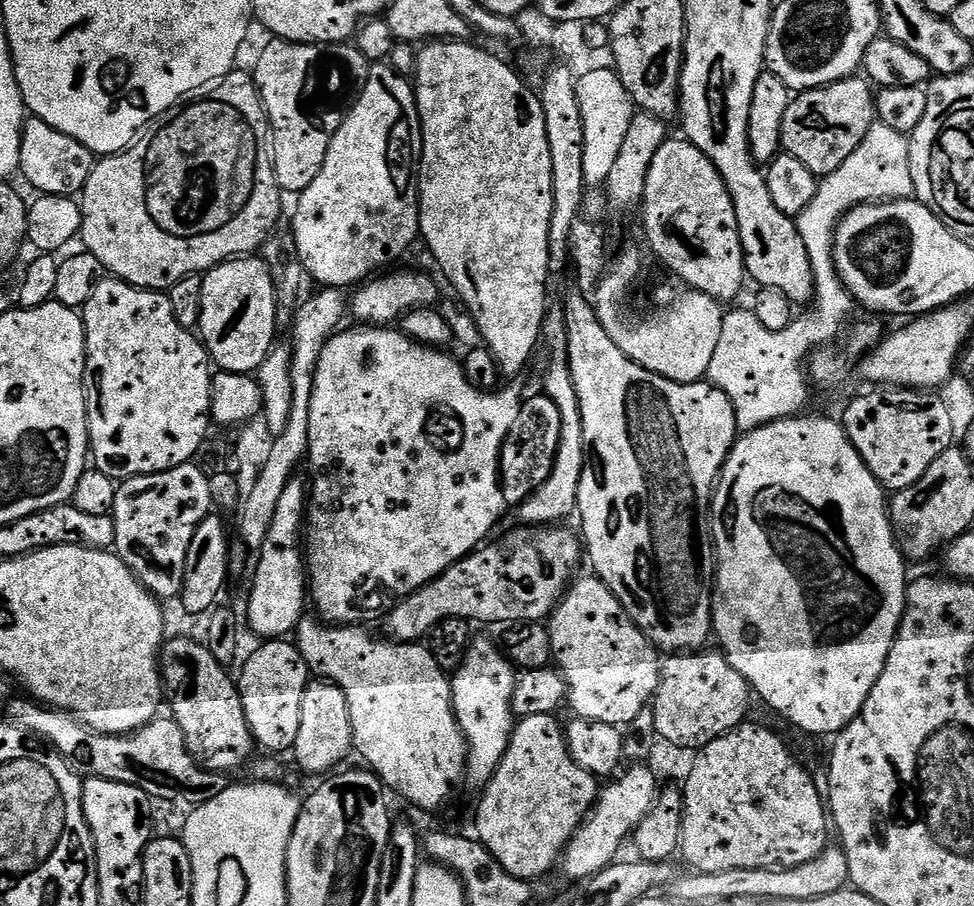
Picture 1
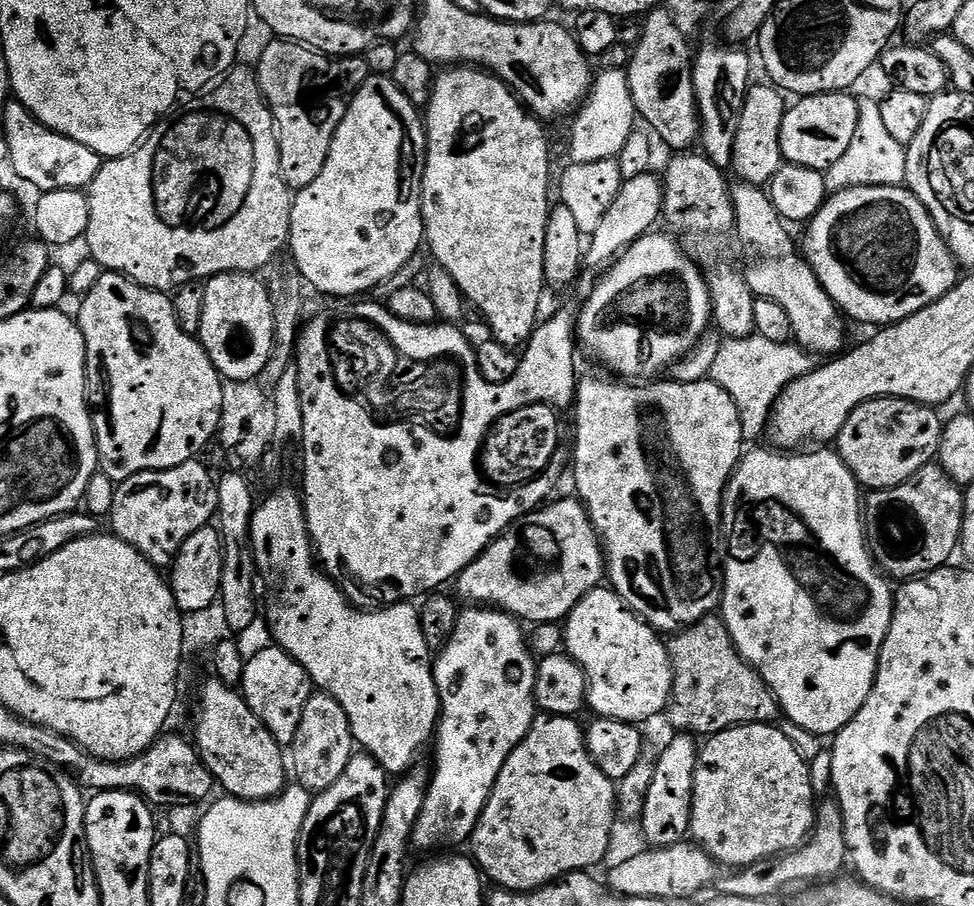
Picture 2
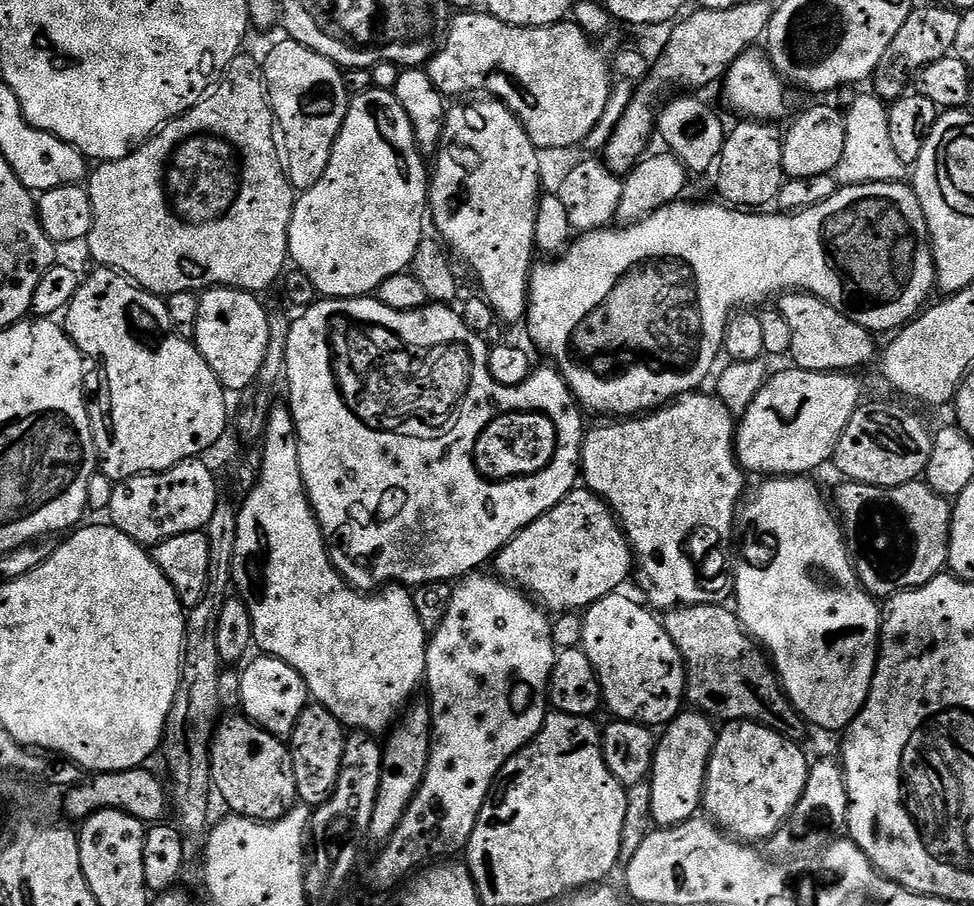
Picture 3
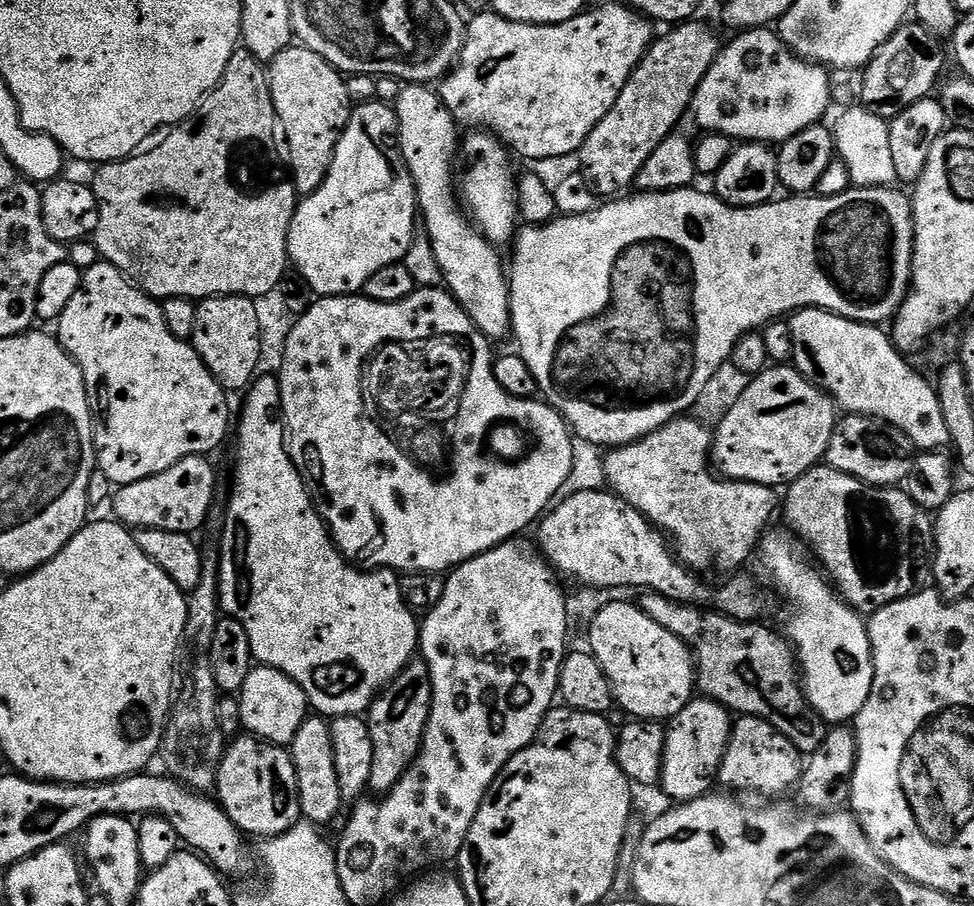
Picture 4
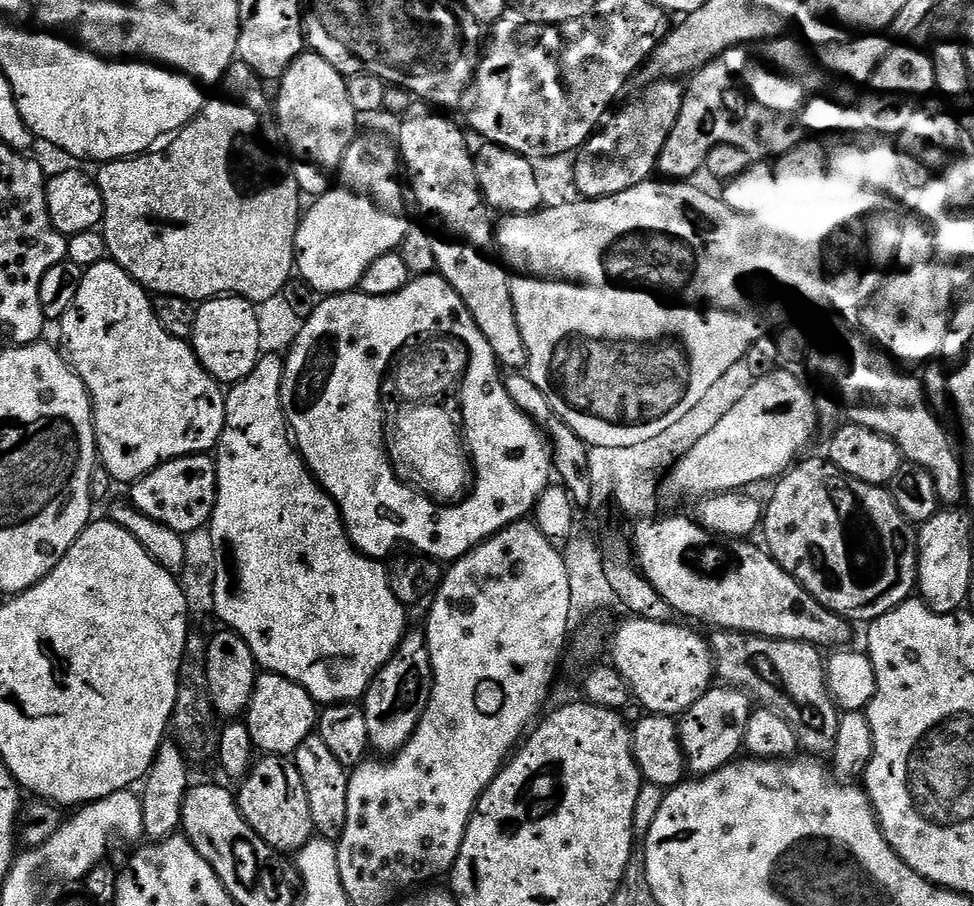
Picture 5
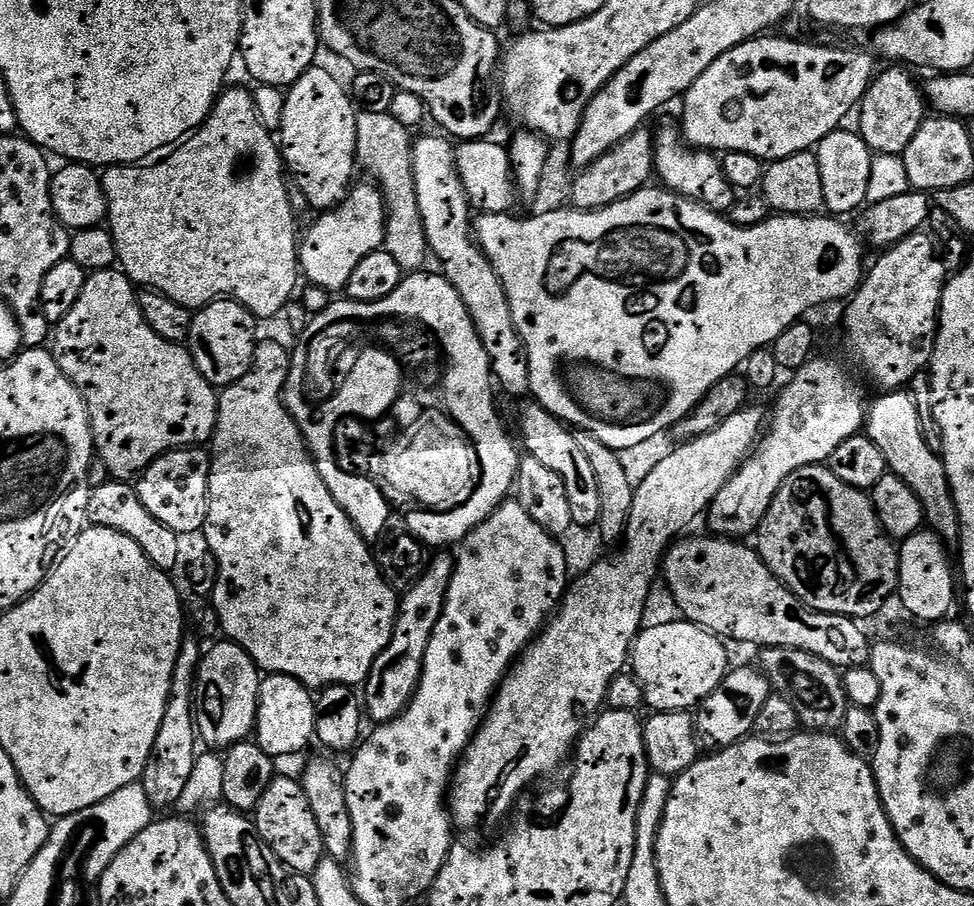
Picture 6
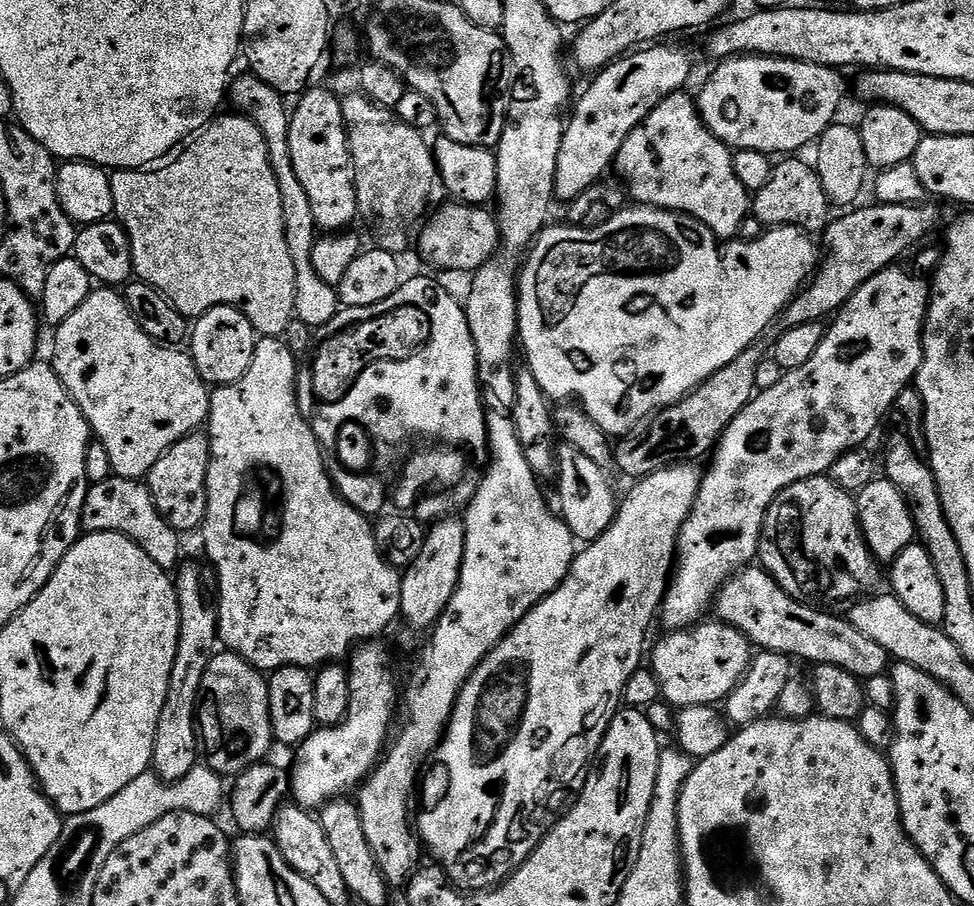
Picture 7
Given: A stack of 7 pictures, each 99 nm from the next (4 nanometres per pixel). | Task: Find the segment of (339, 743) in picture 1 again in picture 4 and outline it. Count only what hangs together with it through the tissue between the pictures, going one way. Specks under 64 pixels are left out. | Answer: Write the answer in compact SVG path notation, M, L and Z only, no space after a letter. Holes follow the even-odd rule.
M310 714L298 726L298 734L294 734L294 742L290 745L294 770L298 778L298 794L300 795L300 814L307 823L325 826L345 807L342 798L342 786L338 786L338 769L334 766L334 738L332 725L319 714Z

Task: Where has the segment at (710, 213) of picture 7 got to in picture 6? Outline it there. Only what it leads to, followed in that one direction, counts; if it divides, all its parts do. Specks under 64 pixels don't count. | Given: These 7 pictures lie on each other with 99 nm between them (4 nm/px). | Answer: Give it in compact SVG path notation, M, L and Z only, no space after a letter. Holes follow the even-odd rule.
M664 124L655 129L654 176L669 192L687 196L721 214L727 213L738 199L737 189L732 188L726 178L721 157L703 148L693 148L685 141L677 125L675 128L672 124Z

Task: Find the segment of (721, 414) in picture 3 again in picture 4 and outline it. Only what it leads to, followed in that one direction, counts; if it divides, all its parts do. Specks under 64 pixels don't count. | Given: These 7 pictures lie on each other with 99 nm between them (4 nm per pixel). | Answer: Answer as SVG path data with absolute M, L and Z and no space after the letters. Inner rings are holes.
M696 418L688 419L674 419L641 440L611 449L603 457L606 484L664 533L674 545L676 559L685 568L697 574L716 571L727 577L739 573L743 569L740 567L753 559L764 533L769 531L772 515L775 512L777 515L778 492L766 484L747 484L745 480L730 480L717 475L710 467L714 436L709 425Z

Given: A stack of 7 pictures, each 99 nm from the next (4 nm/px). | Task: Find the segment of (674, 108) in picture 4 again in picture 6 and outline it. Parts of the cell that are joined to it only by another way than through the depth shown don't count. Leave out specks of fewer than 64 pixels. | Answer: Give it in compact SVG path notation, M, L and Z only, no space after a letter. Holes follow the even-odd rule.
M640 127L587 168L575 173L572 182L571 207L581 212L594 212L597 208L605 208L626 198L653 179L654 136L647 130L647 127Z

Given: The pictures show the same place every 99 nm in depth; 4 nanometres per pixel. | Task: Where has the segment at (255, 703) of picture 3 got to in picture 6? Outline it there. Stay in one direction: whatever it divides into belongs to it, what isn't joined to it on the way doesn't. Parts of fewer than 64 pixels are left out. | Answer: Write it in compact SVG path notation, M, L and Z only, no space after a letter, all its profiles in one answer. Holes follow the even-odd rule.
M265 675L260 681L255 742L273 758L298 755L308 743L313 743L316 734L315 706L313 693L302 682L289 676Z

